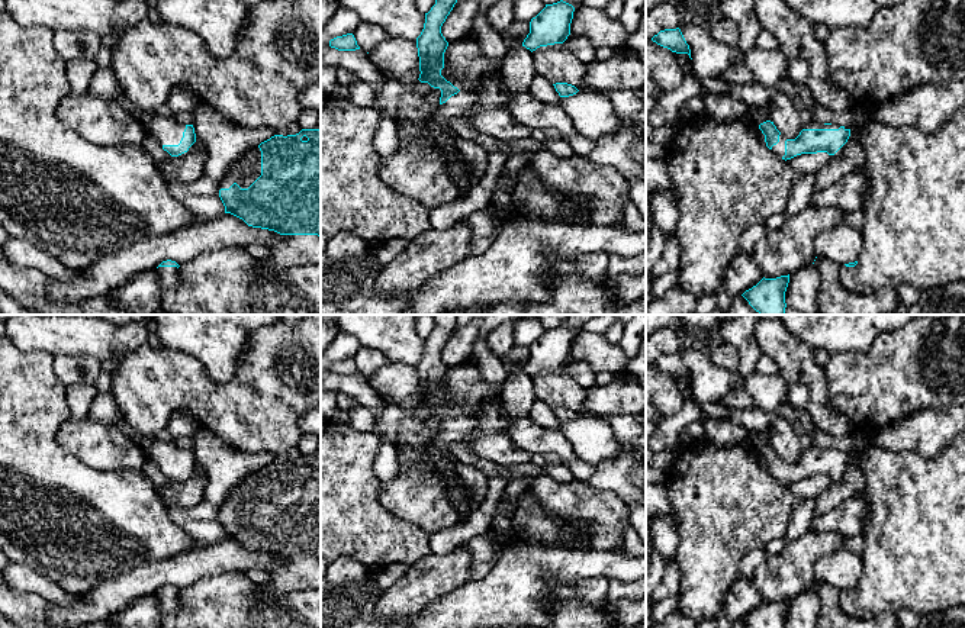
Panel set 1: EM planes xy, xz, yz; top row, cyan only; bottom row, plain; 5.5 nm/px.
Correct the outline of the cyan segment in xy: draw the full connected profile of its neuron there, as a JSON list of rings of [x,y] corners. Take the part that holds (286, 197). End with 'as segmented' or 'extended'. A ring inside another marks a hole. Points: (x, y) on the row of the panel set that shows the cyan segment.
[[[302,129],[296,135],[274,135],[242,154],[218,181],[225,213],[248,226],[282,235],[271,258],[258,267],[282,270],[297,265],[321,265],[321,129]]]; extended

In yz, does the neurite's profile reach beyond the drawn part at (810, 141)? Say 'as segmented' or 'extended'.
extended

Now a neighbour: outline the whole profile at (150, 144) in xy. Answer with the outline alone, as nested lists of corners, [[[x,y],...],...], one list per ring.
[[[148,132],[145,135],[142,146],[152,157],[157,165],[163,165],[173,158]]]

